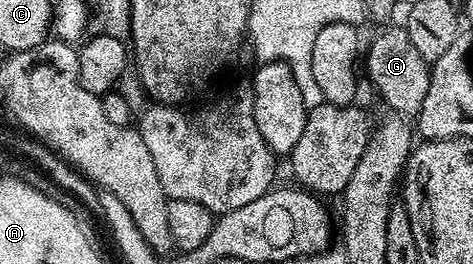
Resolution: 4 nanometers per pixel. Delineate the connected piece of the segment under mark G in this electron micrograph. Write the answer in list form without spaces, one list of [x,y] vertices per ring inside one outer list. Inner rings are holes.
[[[404,26],[389,27],[377,40],[373,43],[373,48],[368,48],[367,59],[369,55],[369,79],[377,86],[377,91],[381,94],[381,99],[386,103],[390,112],[396,113],[402,117],[416,116],[423,105],[423,97],[427,97],[427,89],[429,88],[429,76],[431,74],[430,64],[419,53],[419,49],[415,49],[415,45],[411,45],[411,37]]]

